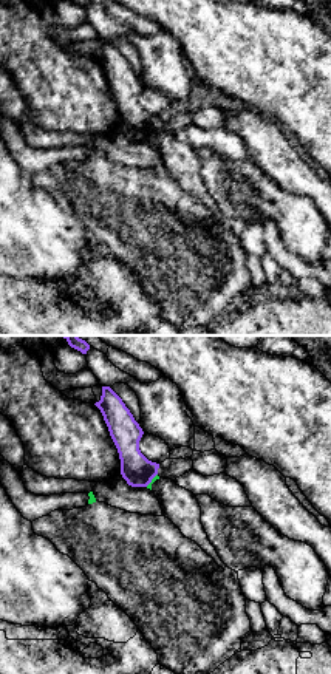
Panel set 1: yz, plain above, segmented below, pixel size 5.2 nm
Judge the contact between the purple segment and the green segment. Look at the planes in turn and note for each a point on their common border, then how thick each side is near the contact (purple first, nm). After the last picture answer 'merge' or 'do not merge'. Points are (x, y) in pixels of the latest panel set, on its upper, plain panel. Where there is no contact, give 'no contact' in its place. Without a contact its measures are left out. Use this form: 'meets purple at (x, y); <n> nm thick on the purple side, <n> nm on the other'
meets purple at (152, 132); 160 nm thick on the purple side, 20 nm on the other

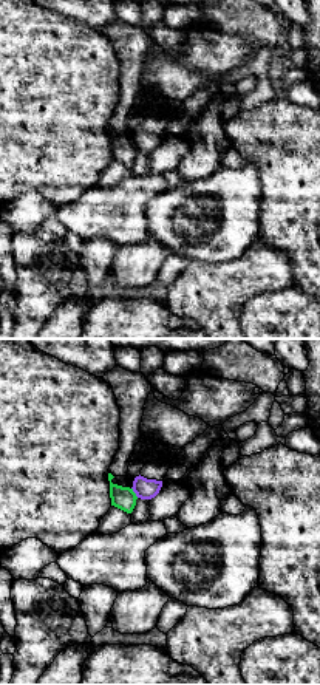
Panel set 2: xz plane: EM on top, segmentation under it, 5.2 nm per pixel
meets purple at (133, 144); 110 nm thick on the purple side, 120 nm on the other

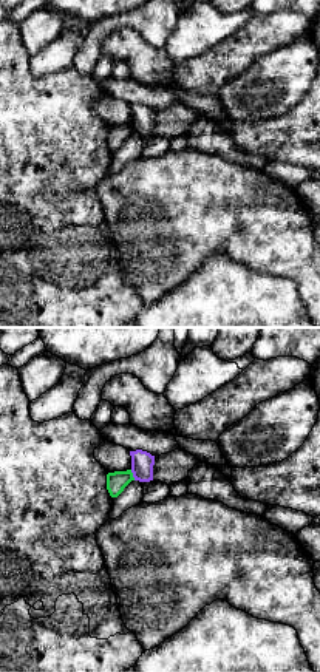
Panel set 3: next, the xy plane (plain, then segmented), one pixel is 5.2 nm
meets purple at (133, 128); 120 nm thick on the purple side, 100 nm on the other

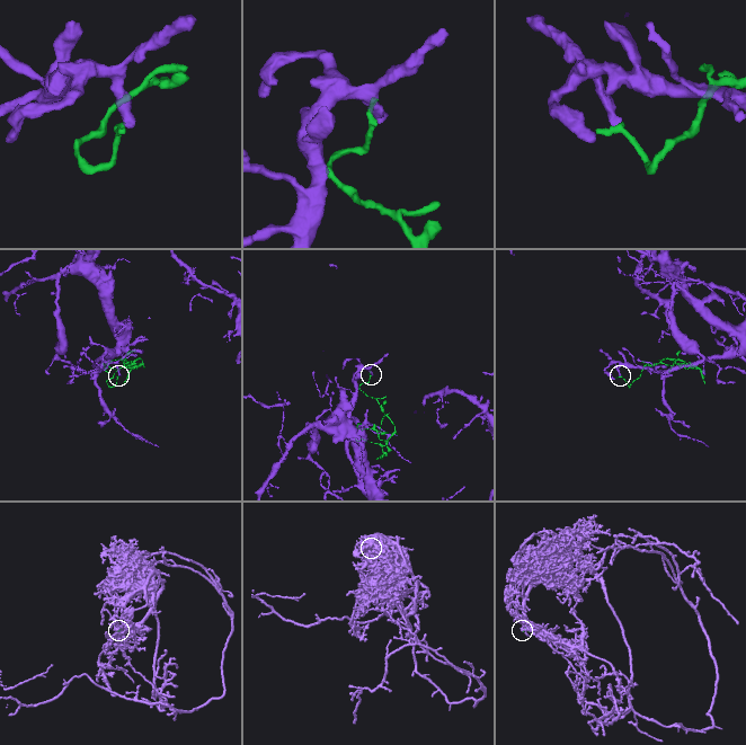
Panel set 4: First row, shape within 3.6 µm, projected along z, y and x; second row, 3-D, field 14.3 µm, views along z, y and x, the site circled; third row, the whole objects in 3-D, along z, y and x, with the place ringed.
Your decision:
do not merge

